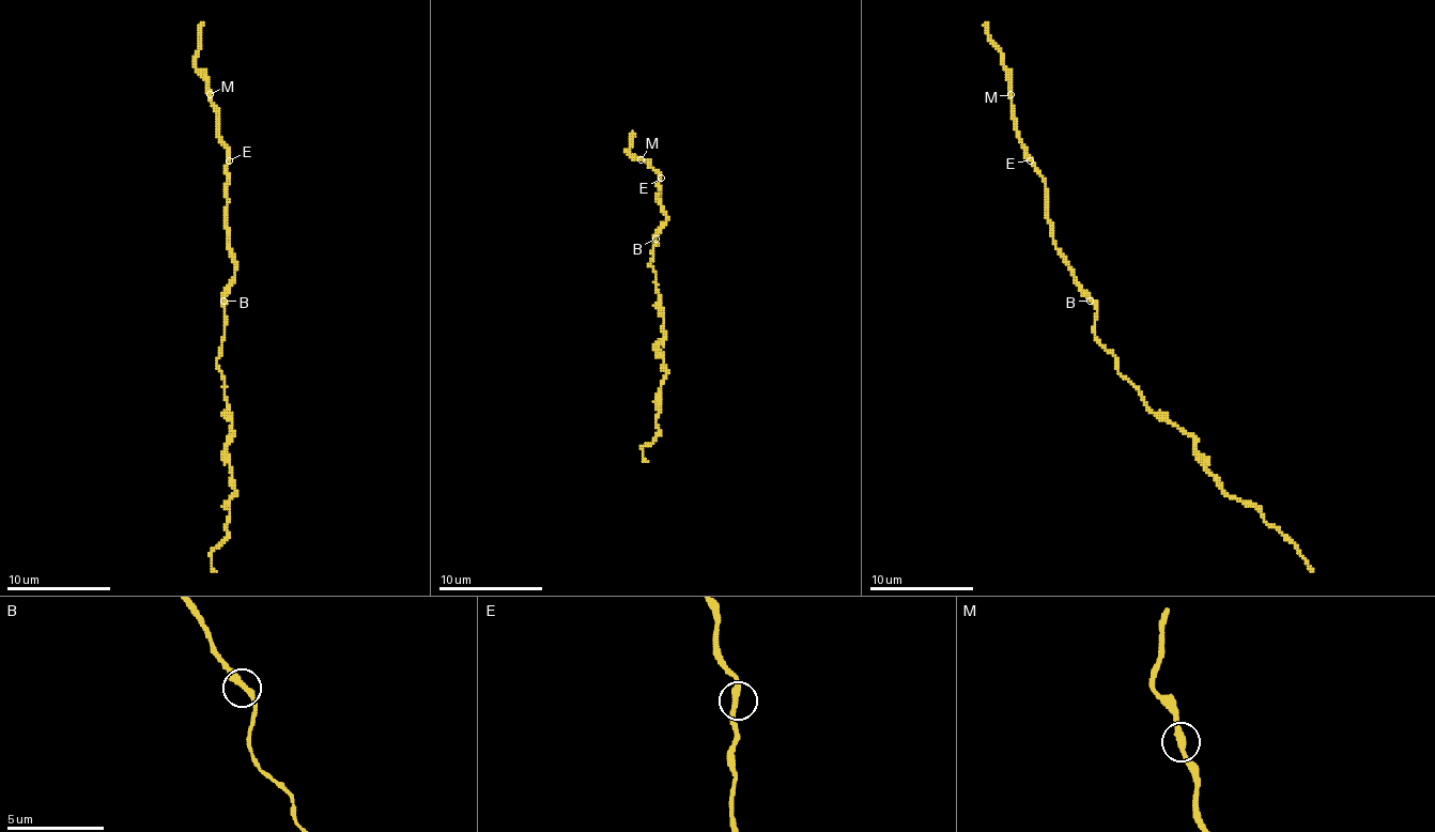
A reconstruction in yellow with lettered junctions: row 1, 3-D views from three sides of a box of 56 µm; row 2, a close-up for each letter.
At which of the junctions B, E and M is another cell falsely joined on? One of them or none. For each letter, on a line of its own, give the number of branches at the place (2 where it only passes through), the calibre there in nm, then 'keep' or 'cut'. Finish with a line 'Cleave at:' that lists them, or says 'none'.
B: 2 | 320 nm | keep
E: 2 | 300 nm | keep
M: 2 | 320 nm | keep
Cleave at: none

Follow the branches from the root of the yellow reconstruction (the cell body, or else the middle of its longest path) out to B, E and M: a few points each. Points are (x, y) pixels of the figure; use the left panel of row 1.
B: (225, 329), (225, 301)
E: (225, 329), (225, 290), (234, 275), (234, 253), (227, 239), (229, 160)
M: (225, 329), (225, 290), (234, 275), (234, 253), (227, 239), (227, 148), (216, 132), (216, 106), (209, 95)

